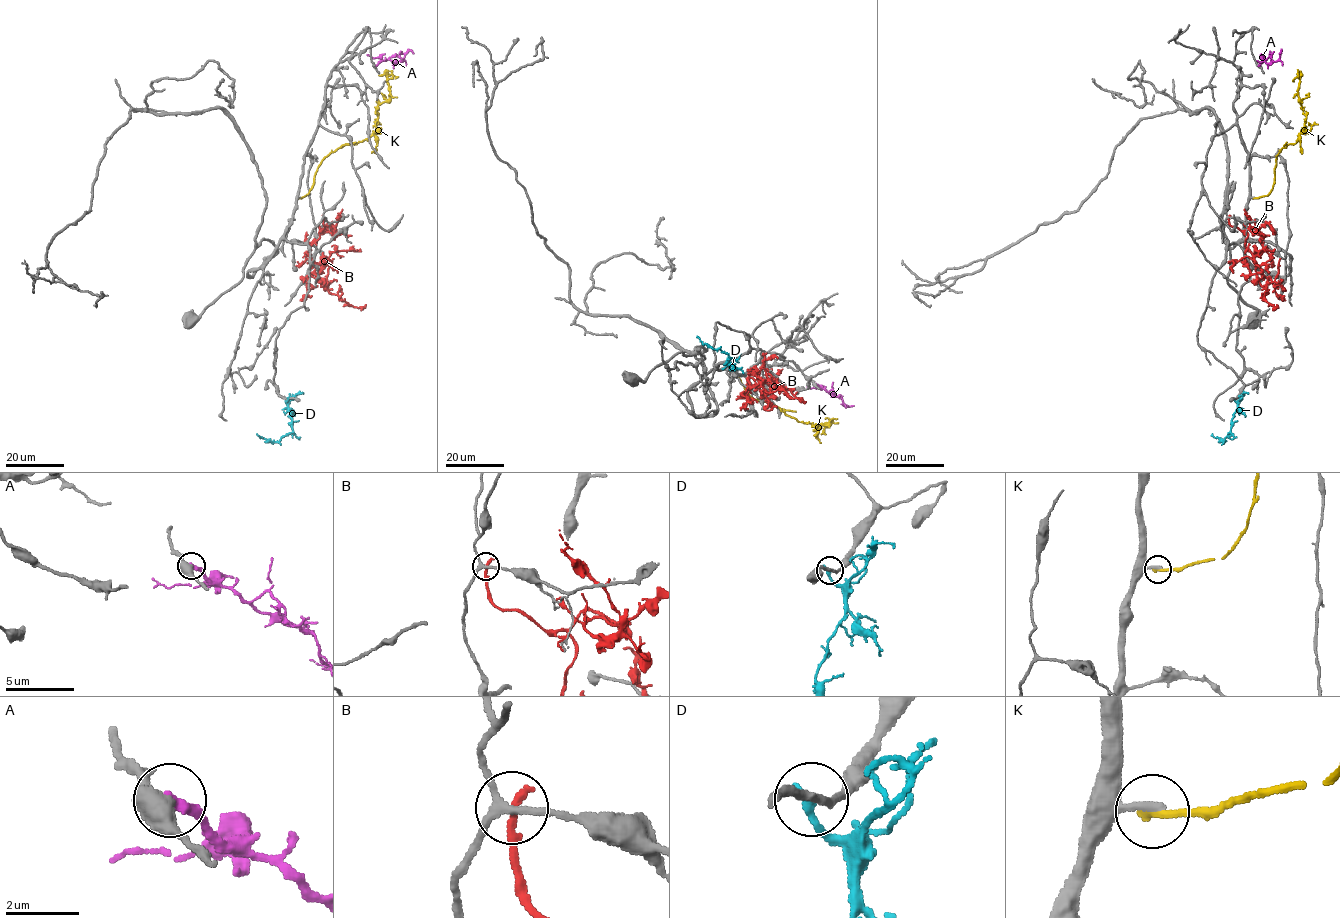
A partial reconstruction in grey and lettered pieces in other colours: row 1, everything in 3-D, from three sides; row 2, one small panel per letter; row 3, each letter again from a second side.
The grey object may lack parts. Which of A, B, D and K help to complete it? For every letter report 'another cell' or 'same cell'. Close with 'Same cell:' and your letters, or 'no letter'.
A: another cell
B: another cell
D: another cell
K: another cell
Same cell: no letter

